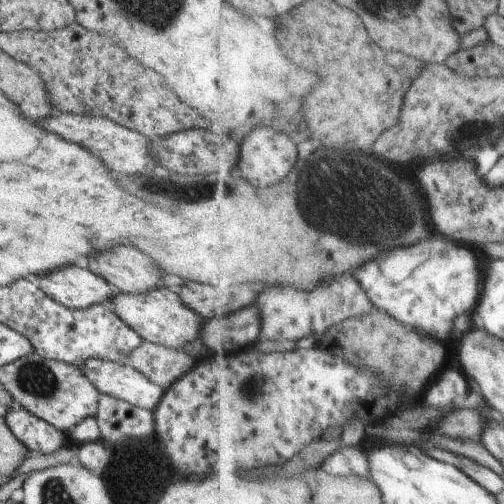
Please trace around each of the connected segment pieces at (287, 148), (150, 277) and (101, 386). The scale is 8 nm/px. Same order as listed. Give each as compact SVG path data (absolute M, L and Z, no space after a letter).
M255 128L247 136L237 138L239 141L239 162L237 162L236 173L251 184L259 185L261 188L269 188L279 184L289 176L289 172L299 160L297 145L291 142L289 134L281 133L269 128Z
M129 246L115 248L115 252L85 260L85 269L99 276L113 290L133 294L163 287L159 275L165 275L153 260Z
M88 359L75 366L99 393L151 412L166 392L165 388L153 384L128 364Z

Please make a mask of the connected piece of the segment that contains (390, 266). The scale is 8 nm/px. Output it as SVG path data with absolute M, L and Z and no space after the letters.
M441 234L411 248L387 252L383 262L363 262L353 270L353 276L361 282L375 308L387 311L407 326L427 332L439 342L449 342L453 334L458 334L453 320L475 310L475 304L483 296L485 280L475 254L457 242L447 242Z

